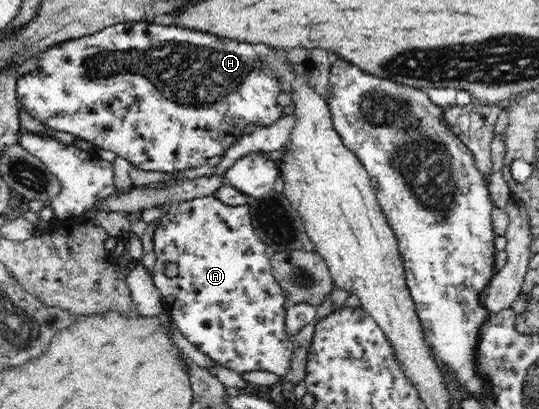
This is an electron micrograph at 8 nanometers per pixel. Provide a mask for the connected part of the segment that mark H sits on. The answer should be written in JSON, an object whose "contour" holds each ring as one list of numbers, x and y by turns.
{"contour":[[130,22,113,25,91,37,60,43,24,59,18,68,20,77,16,88,20,109,27,111,29,115,51,129,73,133,86,141,93,142,97,147,101,146,107,151,115,152,117,156,128,159,135,167,161,171,161,173,173,173,205,165,210,157,223,156,225,151,237,141,245,125,259,123,259,125,269,126,281,117,282,107,277,106,275,100,275,95,279,93,279,86,277,82,273,82,269,76,265,75,265,71,262,71,258,62,259,54,251,48,251,43,241,43,237,39,219,37,207,31,193,31,187,27,175,27,175,25,167,27,161,23,163,22]]}

